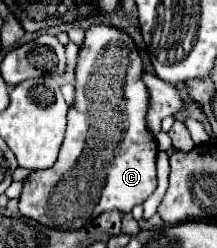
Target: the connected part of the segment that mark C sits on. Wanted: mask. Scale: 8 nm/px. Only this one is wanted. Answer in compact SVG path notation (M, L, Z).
M91 26L85 32L75 72L75 106L67 114L67 134L59 158L49 170L29 174L19 198L19 212L23 216L49 228L77 230L109 210L131 212L133 206L143 204L143 200L155 190L157 142L145 126L149 94L141 82L141 72L141 58L133 40L125 32L111 26Z

